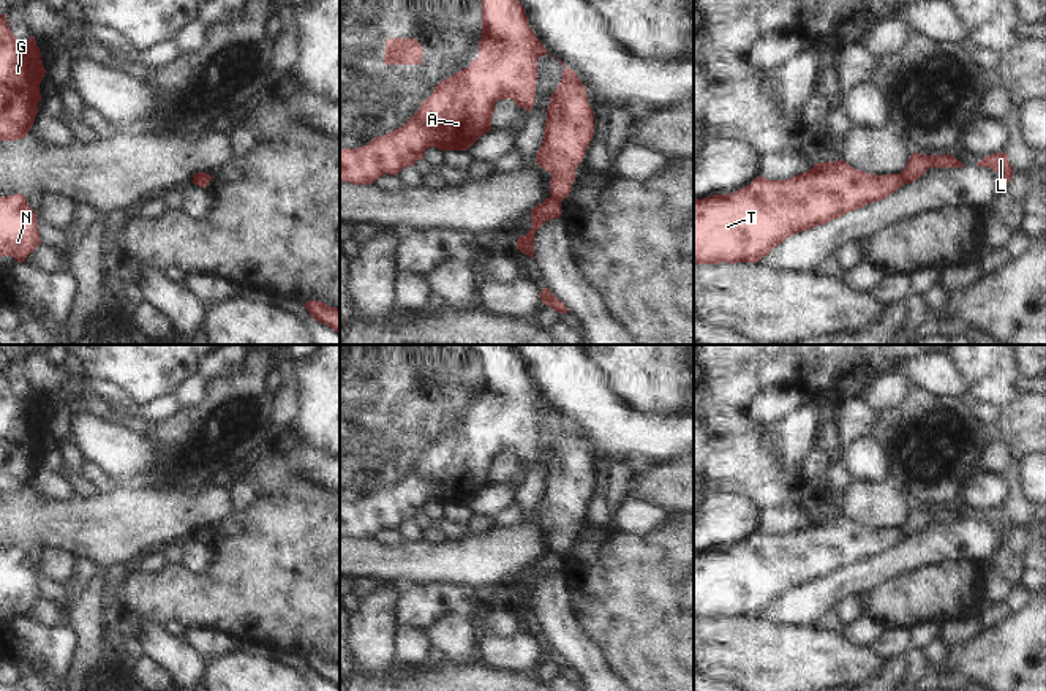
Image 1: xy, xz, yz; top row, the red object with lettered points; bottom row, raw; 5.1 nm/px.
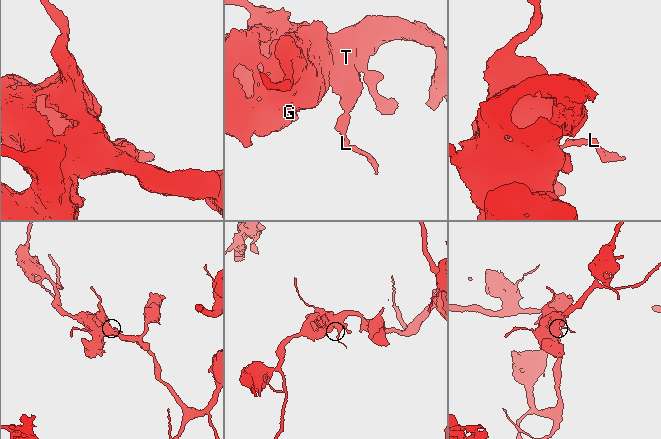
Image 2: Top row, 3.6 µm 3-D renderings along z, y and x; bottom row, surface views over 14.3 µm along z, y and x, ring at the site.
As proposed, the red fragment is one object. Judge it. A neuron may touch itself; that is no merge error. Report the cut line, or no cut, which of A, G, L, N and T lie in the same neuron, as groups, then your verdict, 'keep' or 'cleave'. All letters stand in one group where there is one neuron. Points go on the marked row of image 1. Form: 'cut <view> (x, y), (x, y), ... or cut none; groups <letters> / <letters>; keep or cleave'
cut xz (550, 196), (560, 201); groups A G N T / L; cleave

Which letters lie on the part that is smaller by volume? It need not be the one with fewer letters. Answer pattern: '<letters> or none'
L

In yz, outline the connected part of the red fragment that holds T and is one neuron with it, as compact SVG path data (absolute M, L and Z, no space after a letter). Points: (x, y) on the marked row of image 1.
M837 160L787 180L758 176L733 193L694 199L694 264L758 262L787 237L885 199L904 183L901 174L867 174Z

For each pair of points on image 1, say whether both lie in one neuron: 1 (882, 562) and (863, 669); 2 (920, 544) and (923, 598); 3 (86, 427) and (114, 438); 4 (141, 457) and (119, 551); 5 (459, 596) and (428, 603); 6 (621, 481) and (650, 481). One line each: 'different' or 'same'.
1: different
2: different
3: same
4: different
5: same
6: different

